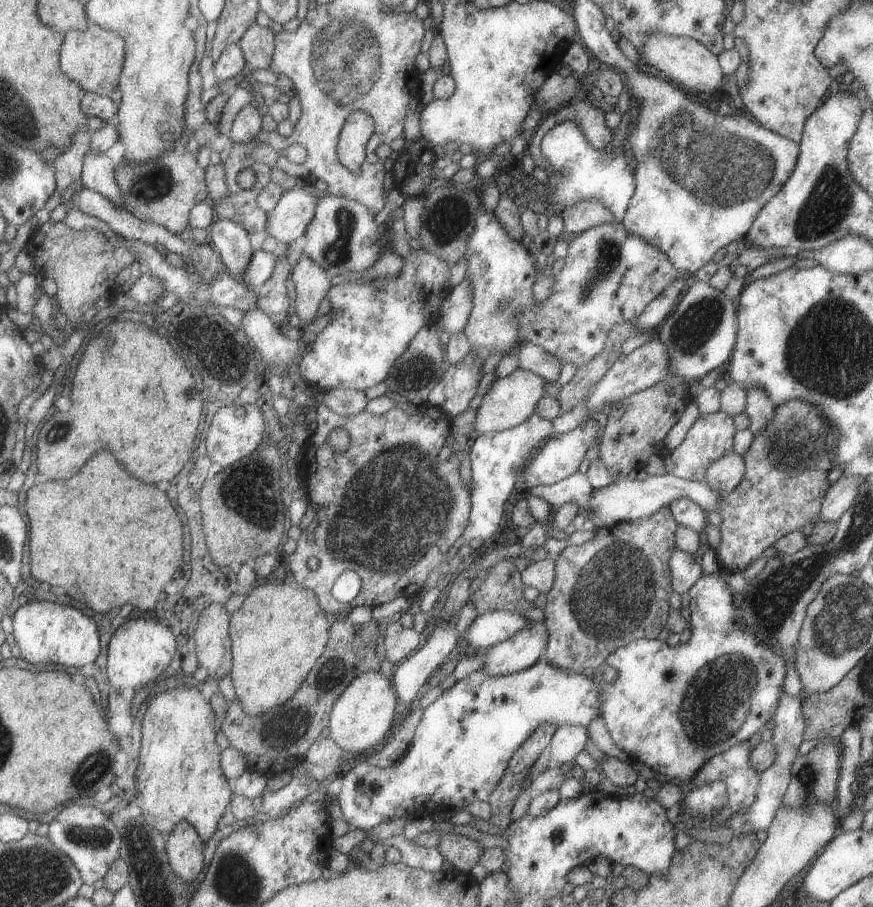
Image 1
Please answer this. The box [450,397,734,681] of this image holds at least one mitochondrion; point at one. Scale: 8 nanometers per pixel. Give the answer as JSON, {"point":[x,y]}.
{"point":[613,594]}

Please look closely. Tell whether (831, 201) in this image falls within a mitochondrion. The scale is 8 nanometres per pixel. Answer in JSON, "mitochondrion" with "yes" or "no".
{"mitochondrion":"yes"}

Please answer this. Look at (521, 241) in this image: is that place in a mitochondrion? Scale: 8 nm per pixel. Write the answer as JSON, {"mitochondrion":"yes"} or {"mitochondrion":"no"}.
{"mitochondrion":"no"}

